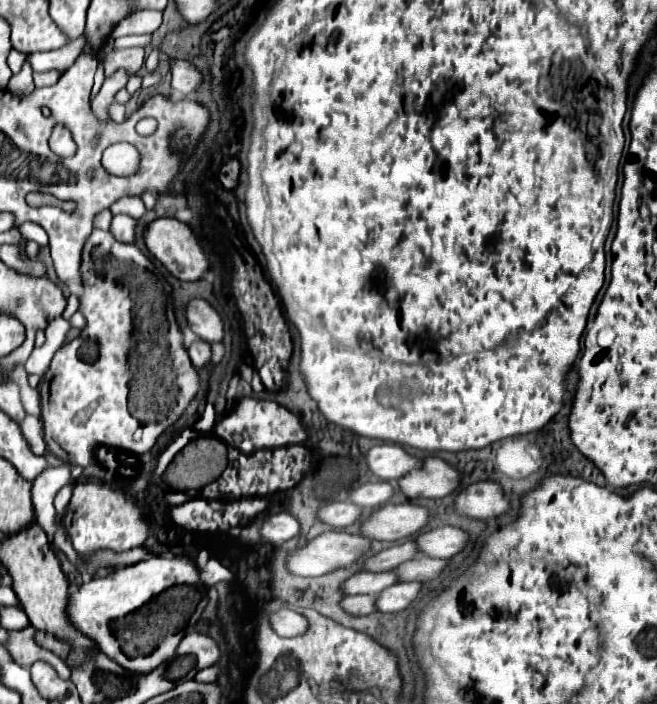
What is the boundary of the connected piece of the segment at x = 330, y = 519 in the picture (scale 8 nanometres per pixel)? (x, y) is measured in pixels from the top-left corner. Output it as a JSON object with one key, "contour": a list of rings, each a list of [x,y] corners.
{"contour":[[[329,503],[319,511],[319,519],[333,527],[349,527],[363,519],[363,509],[355,503]]]}

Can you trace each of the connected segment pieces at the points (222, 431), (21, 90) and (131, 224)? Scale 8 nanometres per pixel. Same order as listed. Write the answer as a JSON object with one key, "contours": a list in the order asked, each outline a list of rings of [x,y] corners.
{"contours":[[[[251,397],[237,401],[237,407],[217,423],[215,435],[229,445],[235,445],[233,435],[241,435],[241,443],[237,443],[237,447],[243,453],[253,453],[257,449],[273,449],[273,447],[305,443],[309,439],[309,433],[307,433],[303,419],[299,415],[293,415],[289,409],[285,409],[283,405],[279,405],[275,401],[251,399]]],[[[25,63],[23,69],[21,69],[17,75],[11,77],[11,81],[9,81],[9,85],[7,85],[7,91],[13,91],[15,95],[29,95],[29,93],[33,93],[35,85],[33,85],[31,73],[33,73],[33,71],[31,71],[29,63]]],[[[115,215],[113,217],[113,223],[111,223],[111,233],[115,235],[117,241],[123,241],[123,243],[135,243],[135,229],[137,229],[137,221],[133,217],[127,217],[127,215]]]]}

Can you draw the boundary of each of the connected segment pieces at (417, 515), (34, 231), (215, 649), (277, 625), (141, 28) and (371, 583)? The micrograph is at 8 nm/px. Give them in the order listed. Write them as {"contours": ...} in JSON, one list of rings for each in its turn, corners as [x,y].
{"contours":[[[[387,503],[363,521],[361,535],[377,541],[399,541],[417,535],[429,523],[429,509],[417,503]]],[[[23,223],[23,227],[19,227],[19,229],[21,229],[23,239],[37,241],[41,247],[45,247],[45,245],[49,243],[49,239],[47,239],[47,235],[45,235],[45,229],[41,229],[41,227],[35,225],[35,223]]],[[[193,631],[193,633],[189,633],[189,635],[183,637],[183,641],[181,641],[179,649],[177,649],[177,655],[195,655],[197,667],[185,677],[185,679],[193,679],[199,669],[209,667],[209,665],[213,665],[213,663],[219,661],[221,649],[219,649],[217,641],[211,635]]],[[[281,609],[281,611],[273,613],[271,623],[273,623],[273,629],[281,637],[297,637],[309,629],[309,621],[291,609]]],[[[137,11],[135,15],[123,19],[111,33],[111,37],[123,37],[123,35],[149,35],[153,31],[159,29],[163,21],[163,13],[161,11]]],[[[367,571],[367,573],[359,573],[347,579],[343,583],[343,593],[345,595],[357,595],[357,593],[379,595],[381,591],[385,591],[385,587],[391,587],[393,583],[399,583],[395,571],[383,571],[383,573]]]]}

